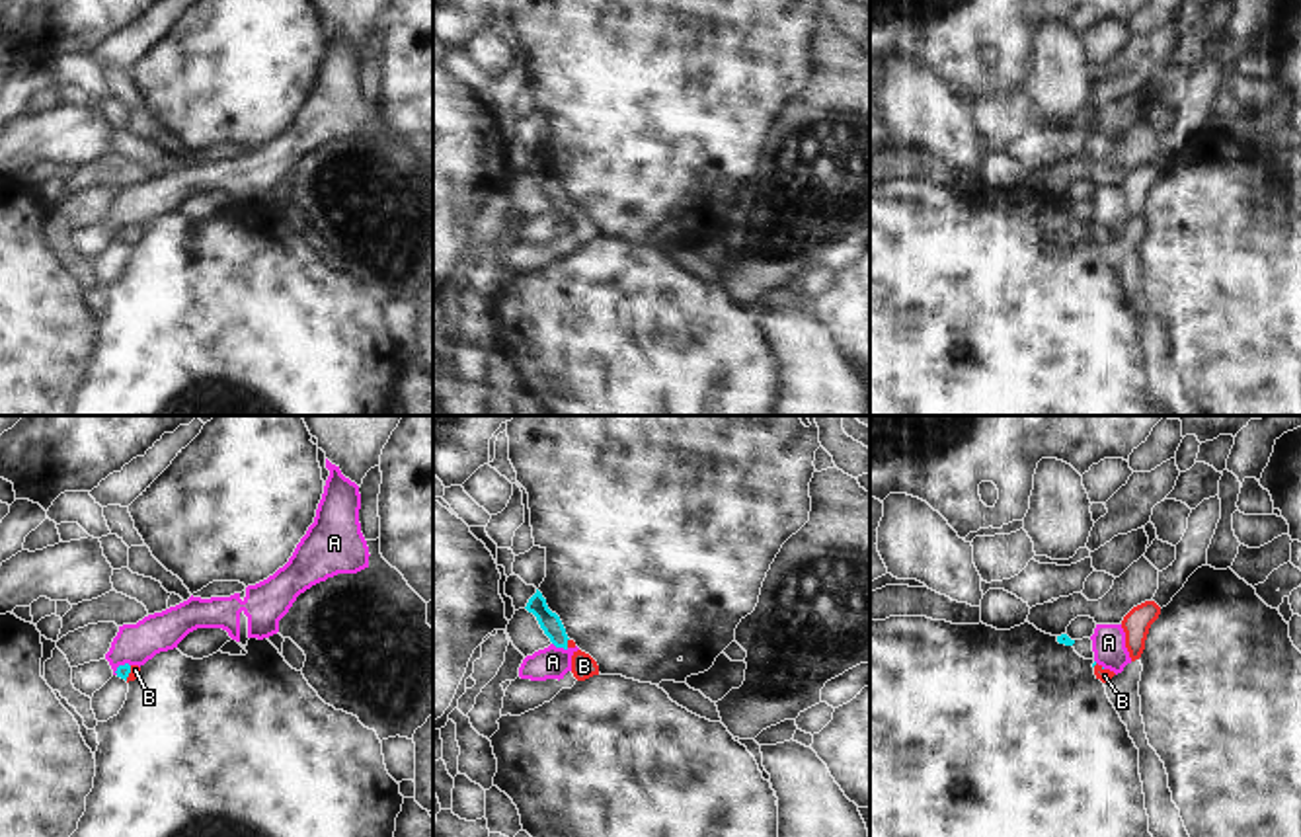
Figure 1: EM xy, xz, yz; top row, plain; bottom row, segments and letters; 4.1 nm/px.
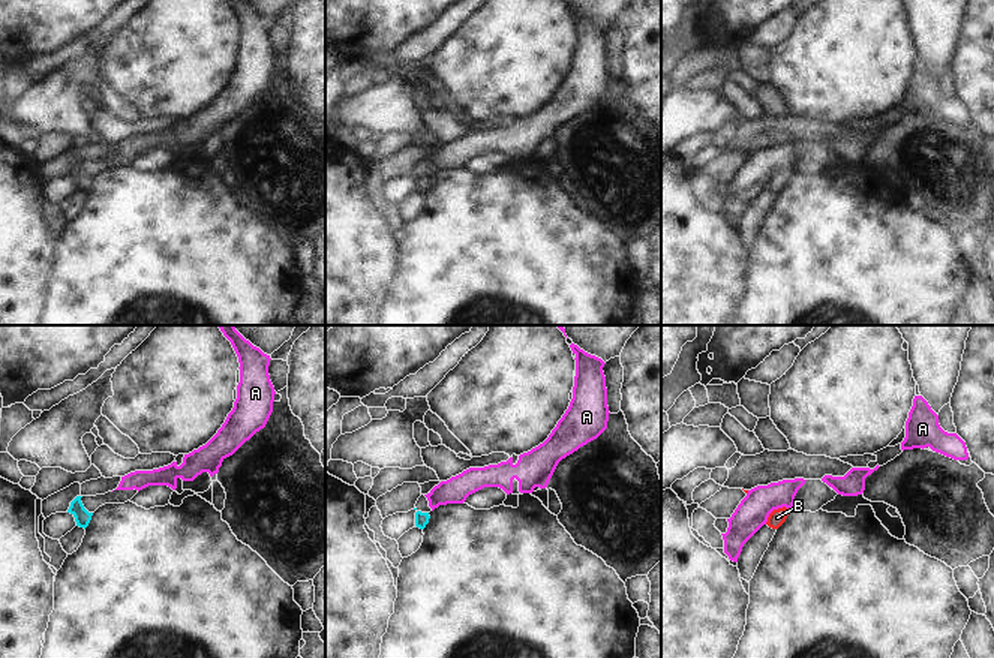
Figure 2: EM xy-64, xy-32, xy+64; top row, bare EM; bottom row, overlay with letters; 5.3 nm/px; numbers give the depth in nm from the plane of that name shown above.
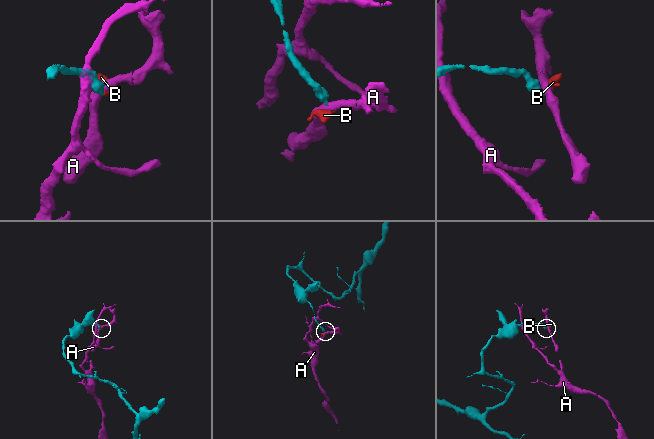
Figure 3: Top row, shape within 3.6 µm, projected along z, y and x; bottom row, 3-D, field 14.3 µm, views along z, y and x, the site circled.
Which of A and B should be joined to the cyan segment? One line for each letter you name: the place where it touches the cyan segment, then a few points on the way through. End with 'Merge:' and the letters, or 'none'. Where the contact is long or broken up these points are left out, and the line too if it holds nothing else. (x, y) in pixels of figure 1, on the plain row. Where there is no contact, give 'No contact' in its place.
B: Touches cyan at xy (129, 235). Path across: xy (121, 235), (129, 235), (135, 233)
Merge: B

